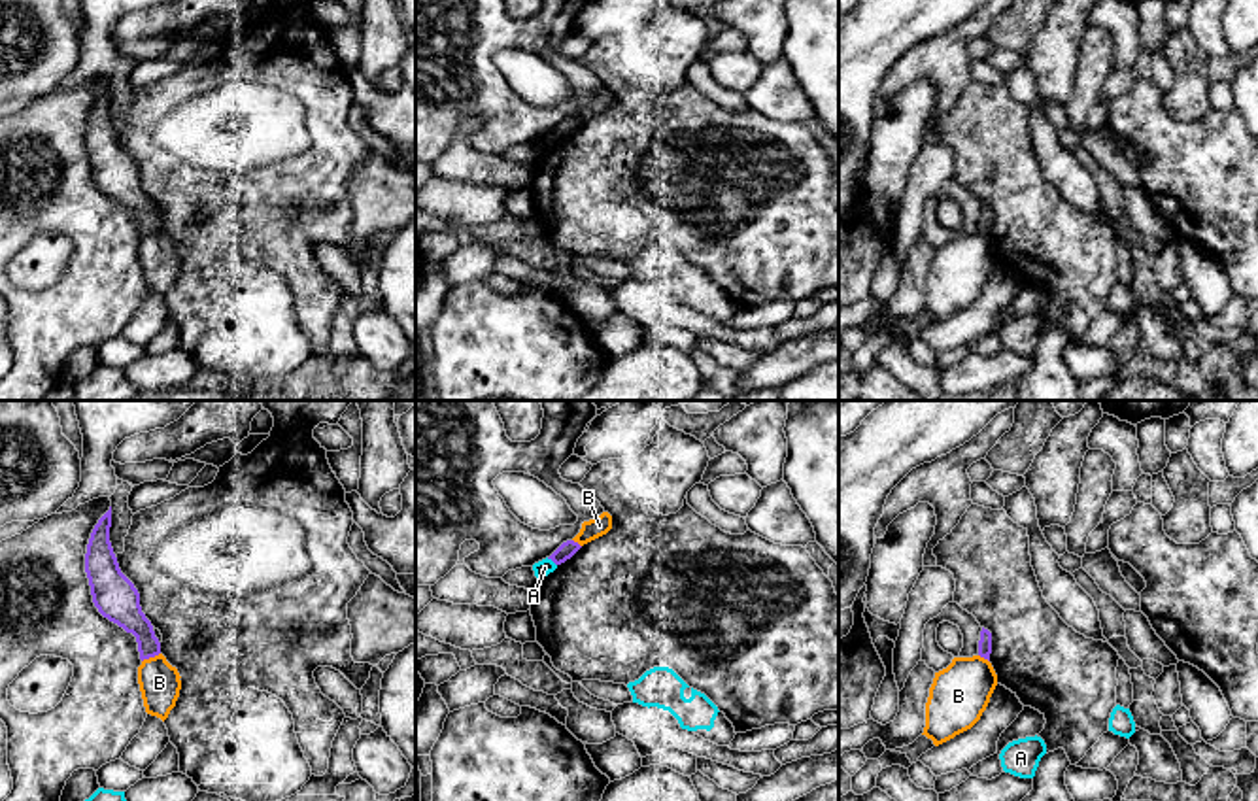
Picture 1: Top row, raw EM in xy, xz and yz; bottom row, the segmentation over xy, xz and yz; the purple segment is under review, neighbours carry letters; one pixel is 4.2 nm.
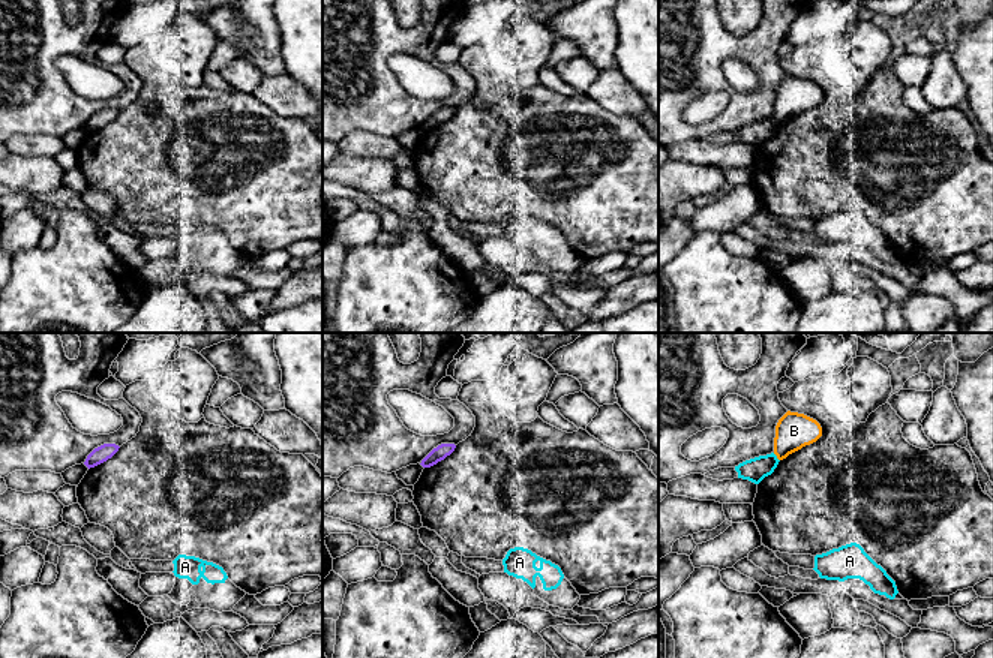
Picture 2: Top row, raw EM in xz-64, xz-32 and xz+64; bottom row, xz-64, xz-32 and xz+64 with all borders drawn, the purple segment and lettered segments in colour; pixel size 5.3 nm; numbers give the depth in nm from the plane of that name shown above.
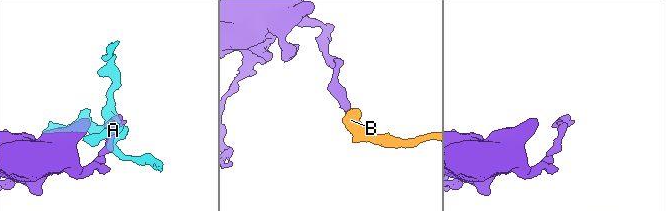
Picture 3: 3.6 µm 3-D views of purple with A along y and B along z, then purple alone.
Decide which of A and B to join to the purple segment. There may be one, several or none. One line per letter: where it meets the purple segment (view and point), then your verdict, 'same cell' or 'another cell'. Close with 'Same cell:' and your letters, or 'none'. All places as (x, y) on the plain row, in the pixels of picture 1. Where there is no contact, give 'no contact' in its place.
A: contact xz (552, 136); another cell
B: contact xy (150, 233); another cell
Same cell: none

